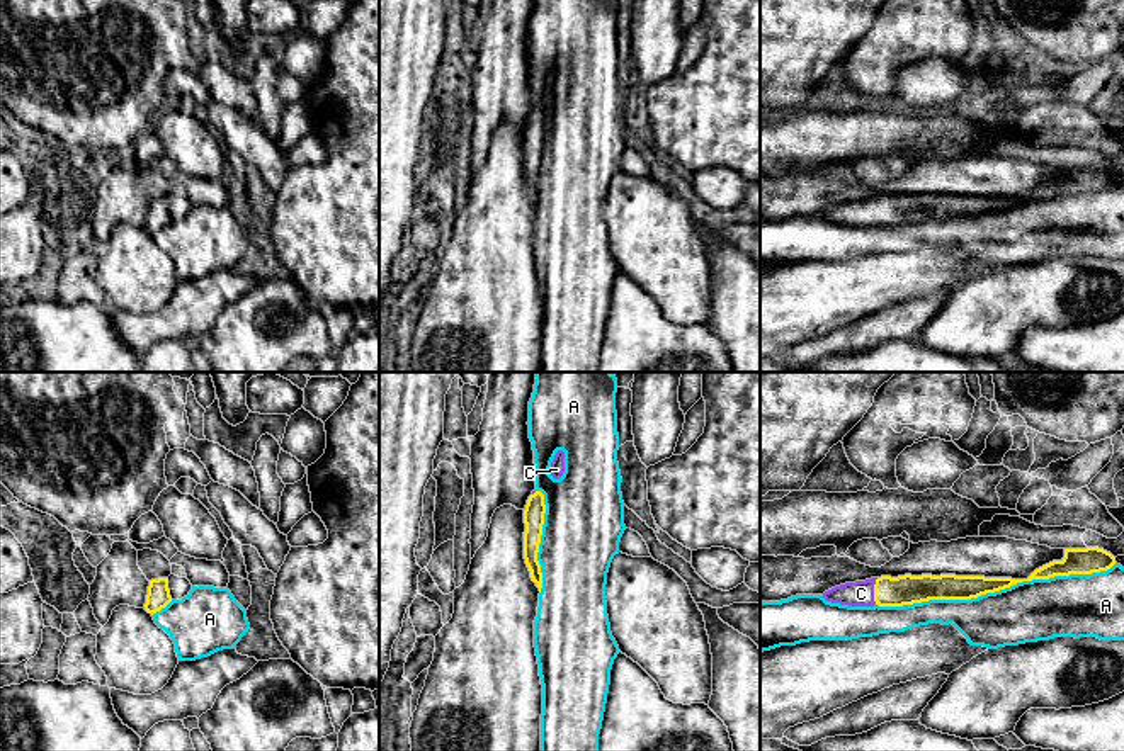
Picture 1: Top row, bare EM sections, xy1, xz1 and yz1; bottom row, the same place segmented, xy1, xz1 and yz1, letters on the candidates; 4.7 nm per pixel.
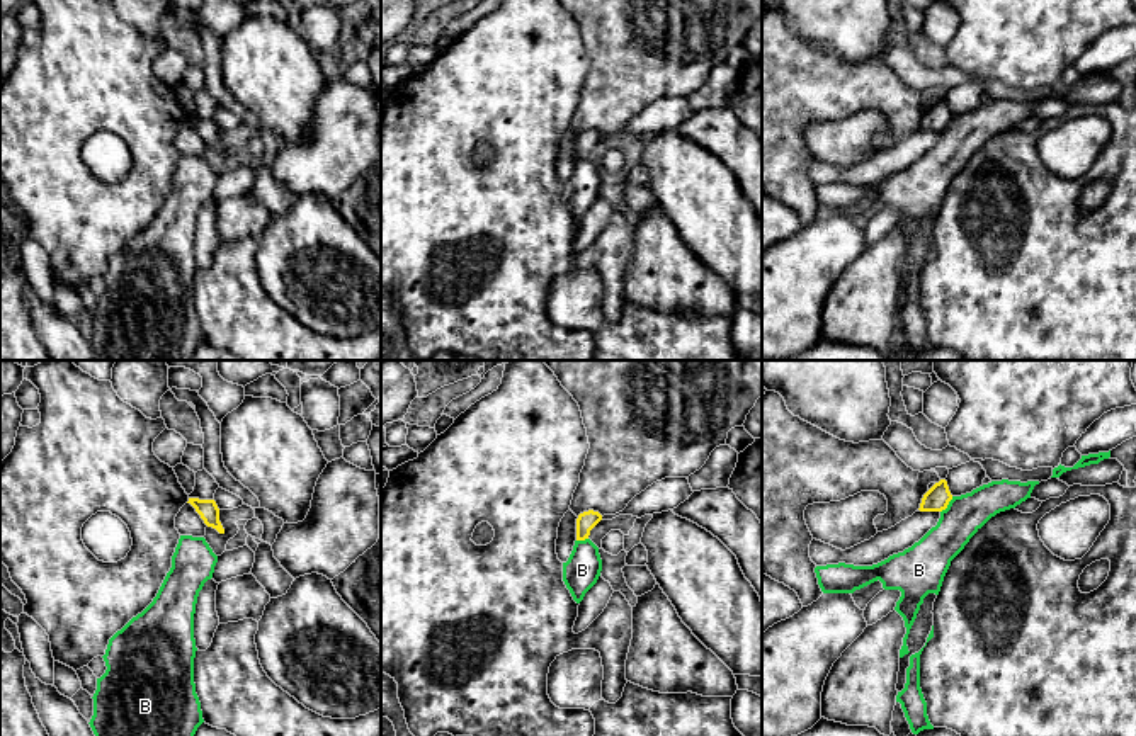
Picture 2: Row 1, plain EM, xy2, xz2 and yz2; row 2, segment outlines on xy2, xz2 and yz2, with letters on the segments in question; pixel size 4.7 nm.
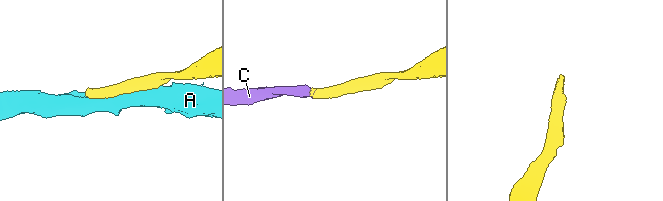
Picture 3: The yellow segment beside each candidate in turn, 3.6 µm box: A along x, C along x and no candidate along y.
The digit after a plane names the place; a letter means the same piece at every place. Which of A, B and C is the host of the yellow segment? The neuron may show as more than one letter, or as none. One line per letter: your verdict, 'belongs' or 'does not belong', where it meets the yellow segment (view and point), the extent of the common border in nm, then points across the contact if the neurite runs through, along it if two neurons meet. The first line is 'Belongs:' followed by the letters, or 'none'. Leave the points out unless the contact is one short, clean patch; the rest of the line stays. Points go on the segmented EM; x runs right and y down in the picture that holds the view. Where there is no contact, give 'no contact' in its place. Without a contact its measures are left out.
Belongs: C
A: does not belong; meets yellow in yz1 at (995, 590); contact 1150 nm long
B: does not belong; meets yellow in yz2 at (948, 503); contact 100 nm long; border along yz2 (953, 497), (941, 512)
C: belongs; meets yellow in yz1 at (874, 592); contact 130 nm long; runs through yz1 (905, 590), (874, 592), (861, 593)

